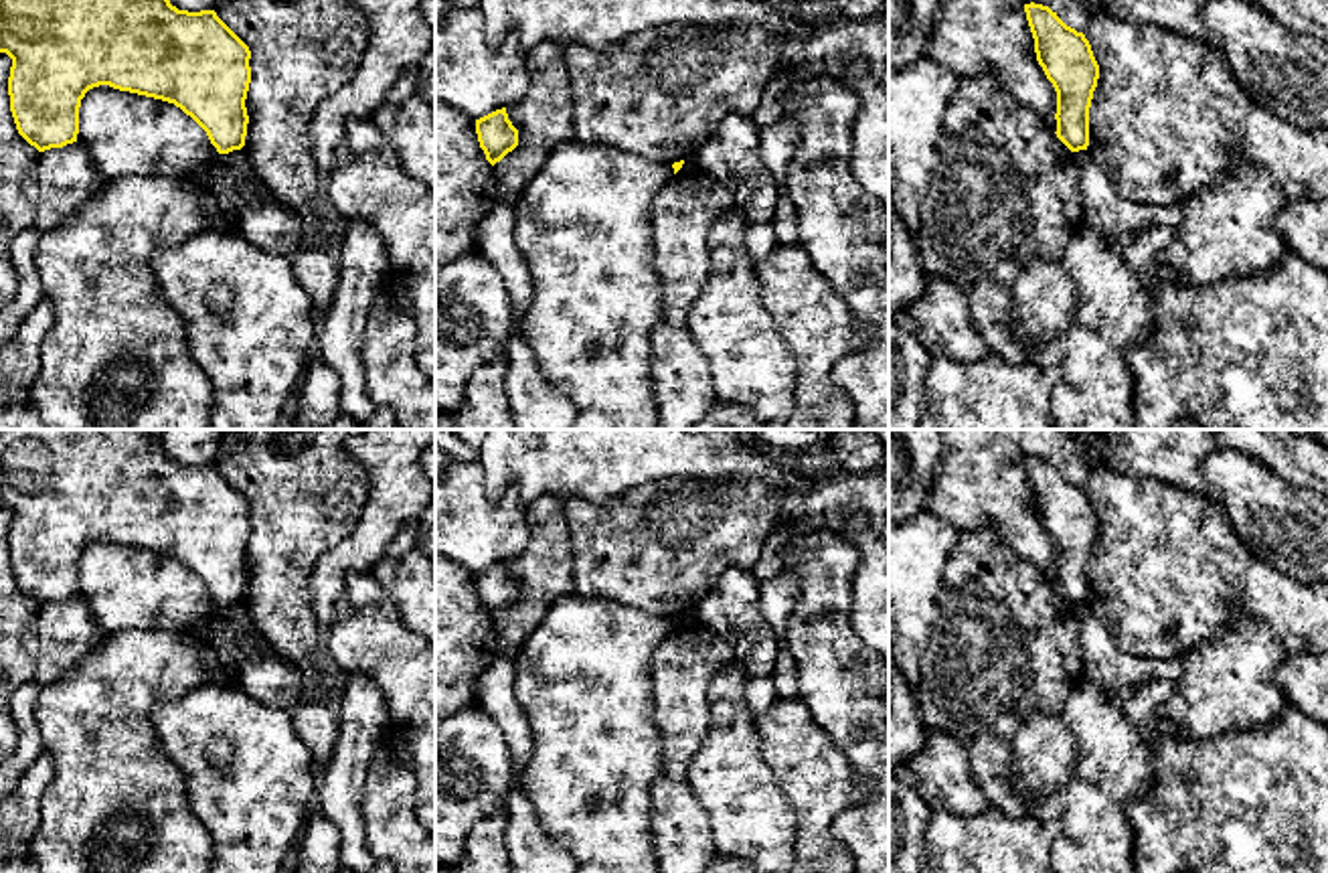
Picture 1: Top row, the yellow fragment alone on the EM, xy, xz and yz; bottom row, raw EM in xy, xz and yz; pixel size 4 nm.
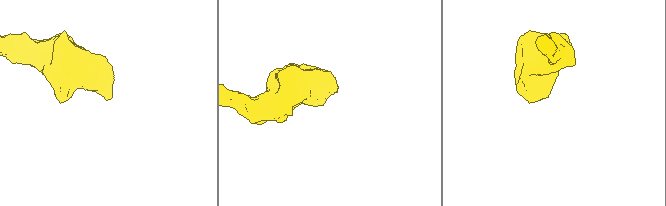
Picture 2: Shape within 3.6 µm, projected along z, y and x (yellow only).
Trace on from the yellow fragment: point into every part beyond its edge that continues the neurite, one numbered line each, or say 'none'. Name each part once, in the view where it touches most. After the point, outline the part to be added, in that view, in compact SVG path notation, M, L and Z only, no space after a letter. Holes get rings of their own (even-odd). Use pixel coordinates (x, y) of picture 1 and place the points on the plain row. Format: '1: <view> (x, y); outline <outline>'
none

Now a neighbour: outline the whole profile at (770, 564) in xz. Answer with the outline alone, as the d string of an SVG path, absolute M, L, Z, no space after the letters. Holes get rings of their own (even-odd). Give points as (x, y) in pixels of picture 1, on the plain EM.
M783 525L773 531L757 565L753 567L759 581L771 579L783 571L785 555L796 539L798 535L790 525Z

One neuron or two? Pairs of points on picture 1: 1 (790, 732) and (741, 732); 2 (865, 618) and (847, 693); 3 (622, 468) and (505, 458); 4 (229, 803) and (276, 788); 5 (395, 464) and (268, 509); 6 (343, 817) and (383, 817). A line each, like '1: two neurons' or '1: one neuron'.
1: two neurons
2: two neurons
3: one neuron
4: one neuron
5: two neurons
6: two neurons

